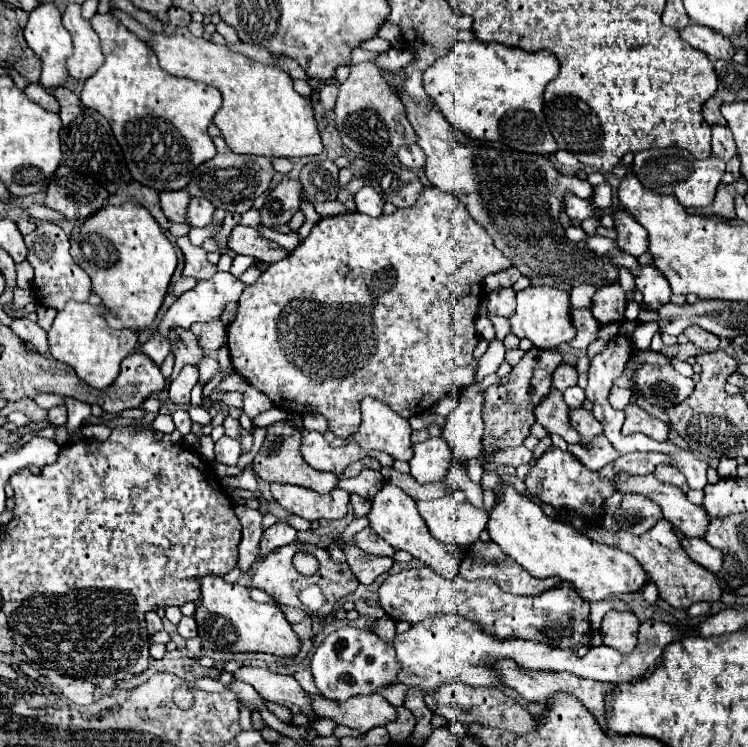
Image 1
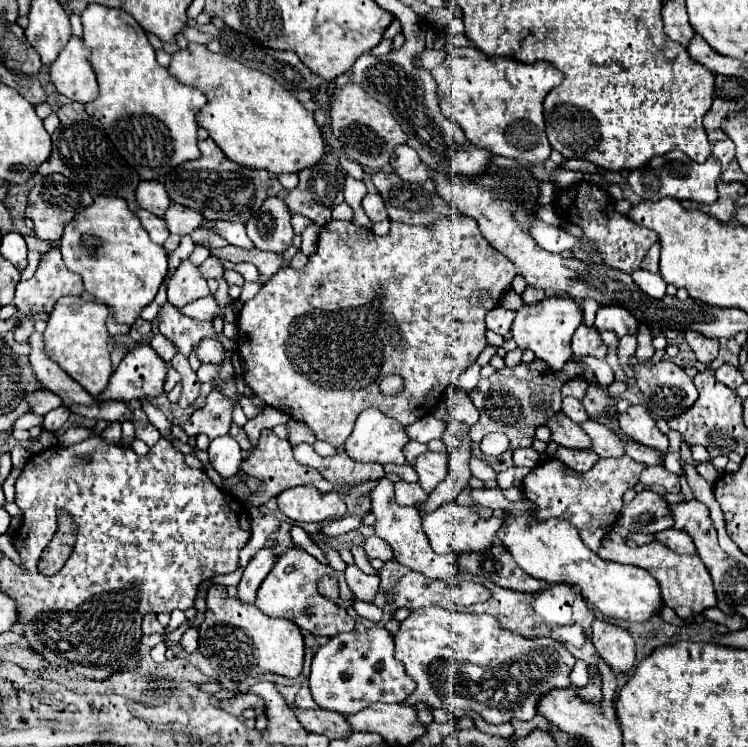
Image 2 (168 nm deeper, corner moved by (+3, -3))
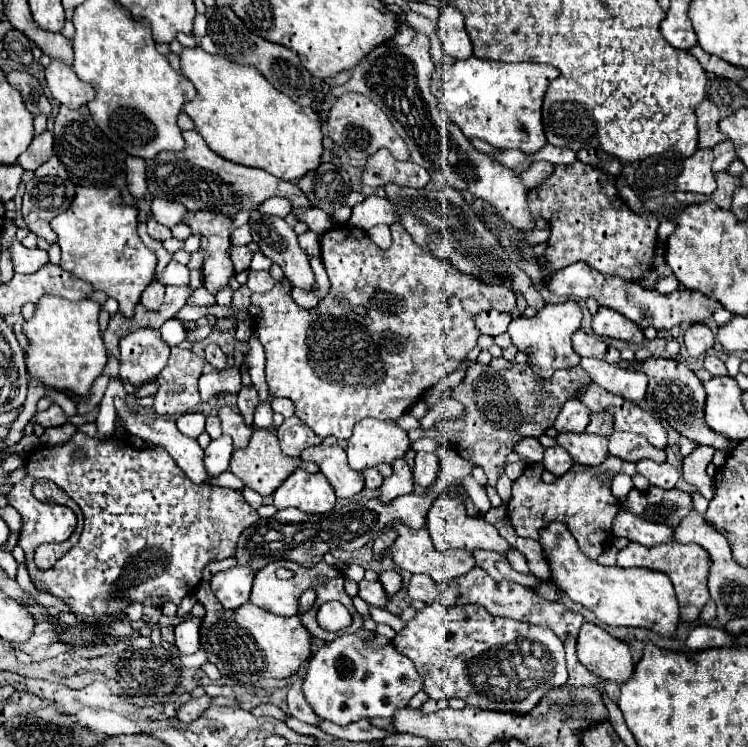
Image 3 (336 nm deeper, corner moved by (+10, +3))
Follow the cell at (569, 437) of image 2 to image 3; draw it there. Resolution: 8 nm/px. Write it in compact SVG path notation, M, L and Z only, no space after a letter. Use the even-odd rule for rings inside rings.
M558 433L556 441L580 465L598 465L608 455L608 437L590 433Z

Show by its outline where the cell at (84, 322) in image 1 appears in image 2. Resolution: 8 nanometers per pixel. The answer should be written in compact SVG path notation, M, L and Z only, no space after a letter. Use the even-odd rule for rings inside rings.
M61 297L49 313L47 329L43 333L45 353L49 353L49 359L95 397L105 391L113 373L107 349L107 315L109 311L103 303L83 301L81 297Z

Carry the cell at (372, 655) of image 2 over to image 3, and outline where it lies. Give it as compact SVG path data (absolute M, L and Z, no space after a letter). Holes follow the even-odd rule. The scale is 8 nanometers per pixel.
M366 629L352 635L344 633L324 643L312 655L302 681L302 691L314 713L338 725L348 725L362 717L392 717L392 713L398 707L406 707L420 689L422 679L414 663L398 653L390 639Z

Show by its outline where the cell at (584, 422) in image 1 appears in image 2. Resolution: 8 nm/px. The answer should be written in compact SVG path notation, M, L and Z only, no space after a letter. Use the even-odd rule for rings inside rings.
M589 419L581 427L593 439L593 451L599 457L623 457L625 455L625 447L621 439L613 431L609 431L605 425Z

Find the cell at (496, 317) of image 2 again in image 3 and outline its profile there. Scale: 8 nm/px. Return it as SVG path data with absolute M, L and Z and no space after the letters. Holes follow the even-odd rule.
M488 309L476 315L476 327L480 329L480 333L490 335L490 337L506 333L506 327L510 321L512 321L510 313L502 313L496 309Z

